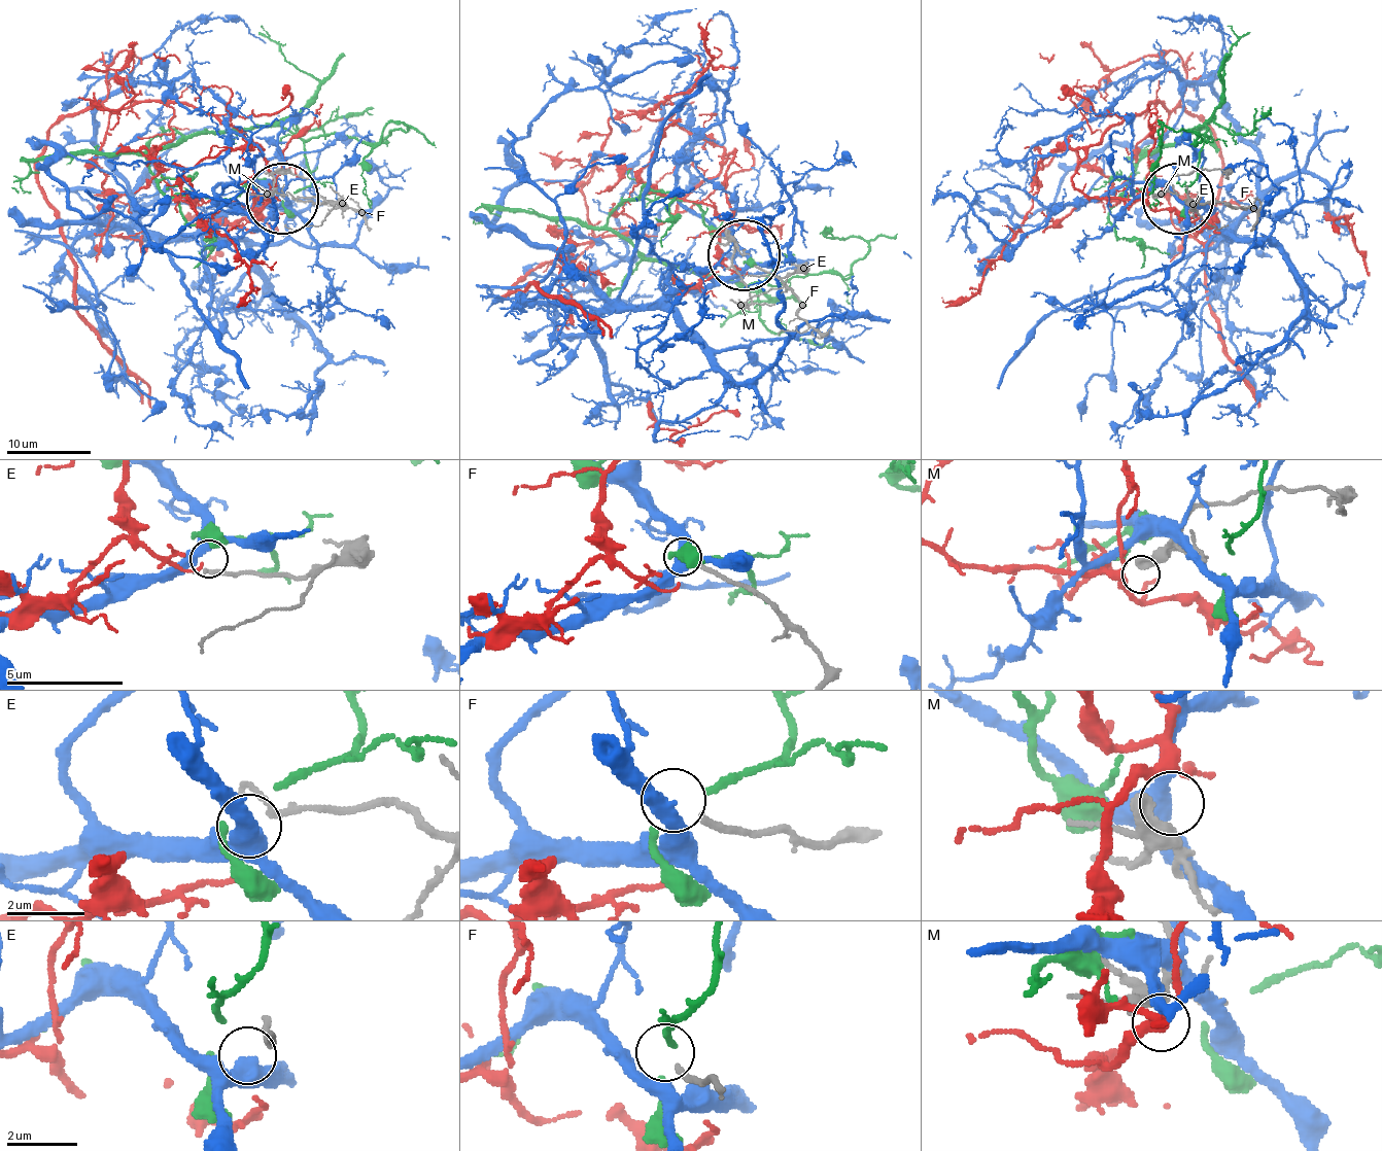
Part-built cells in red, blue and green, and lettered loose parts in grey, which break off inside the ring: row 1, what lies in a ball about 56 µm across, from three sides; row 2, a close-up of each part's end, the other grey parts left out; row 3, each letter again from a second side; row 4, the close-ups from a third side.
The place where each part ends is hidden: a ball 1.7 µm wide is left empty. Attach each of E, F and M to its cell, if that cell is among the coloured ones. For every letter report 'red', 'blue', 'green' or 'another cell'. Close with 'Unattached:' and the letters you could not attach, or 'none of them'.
E: blue
F: another cell
M: red
Unattached: F

